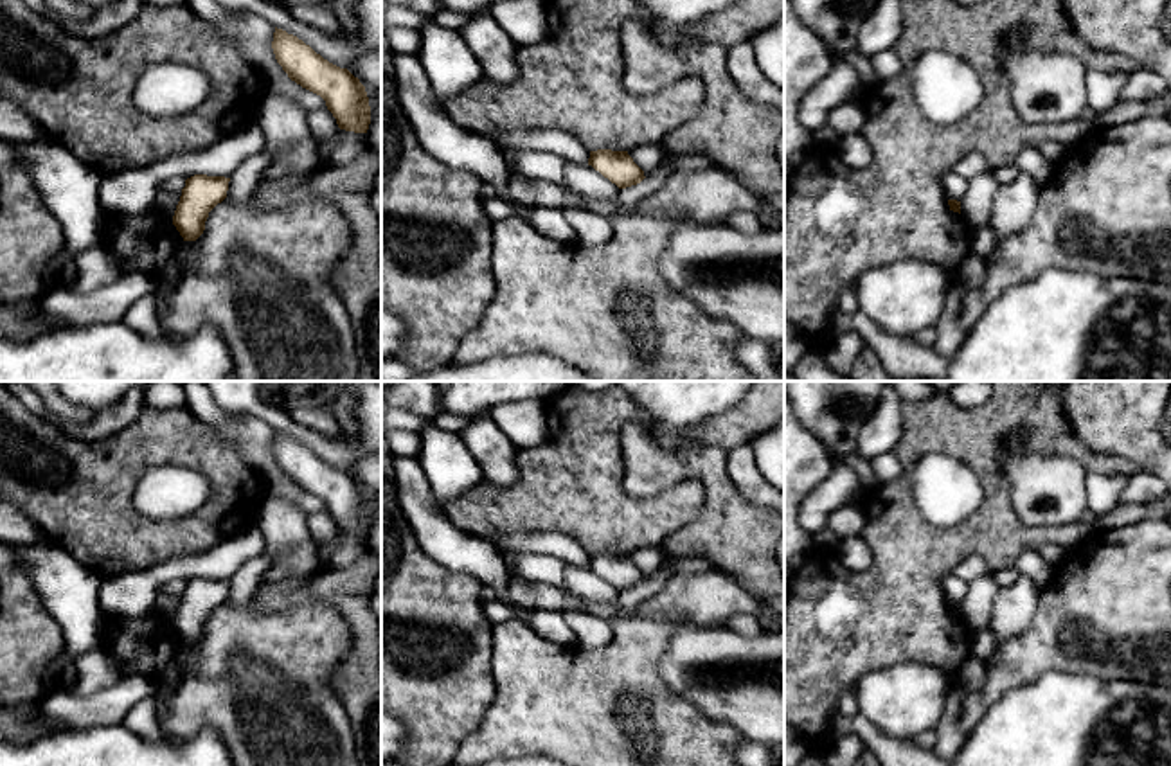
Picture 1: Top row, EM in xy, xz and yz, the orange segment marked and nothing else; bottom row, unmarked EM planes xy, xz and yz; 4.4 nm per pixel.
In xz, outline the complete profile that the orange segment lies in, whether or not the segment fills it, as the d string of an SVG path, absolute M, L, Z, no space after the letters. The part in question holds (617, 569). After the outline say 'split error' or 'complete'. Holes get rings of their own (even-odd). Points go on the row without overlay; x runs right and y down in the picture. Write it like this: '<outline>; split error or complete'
M597 552L590 554L588 568L599 574L619 592L640 586L644 574L633 565L628 554Z; complete

